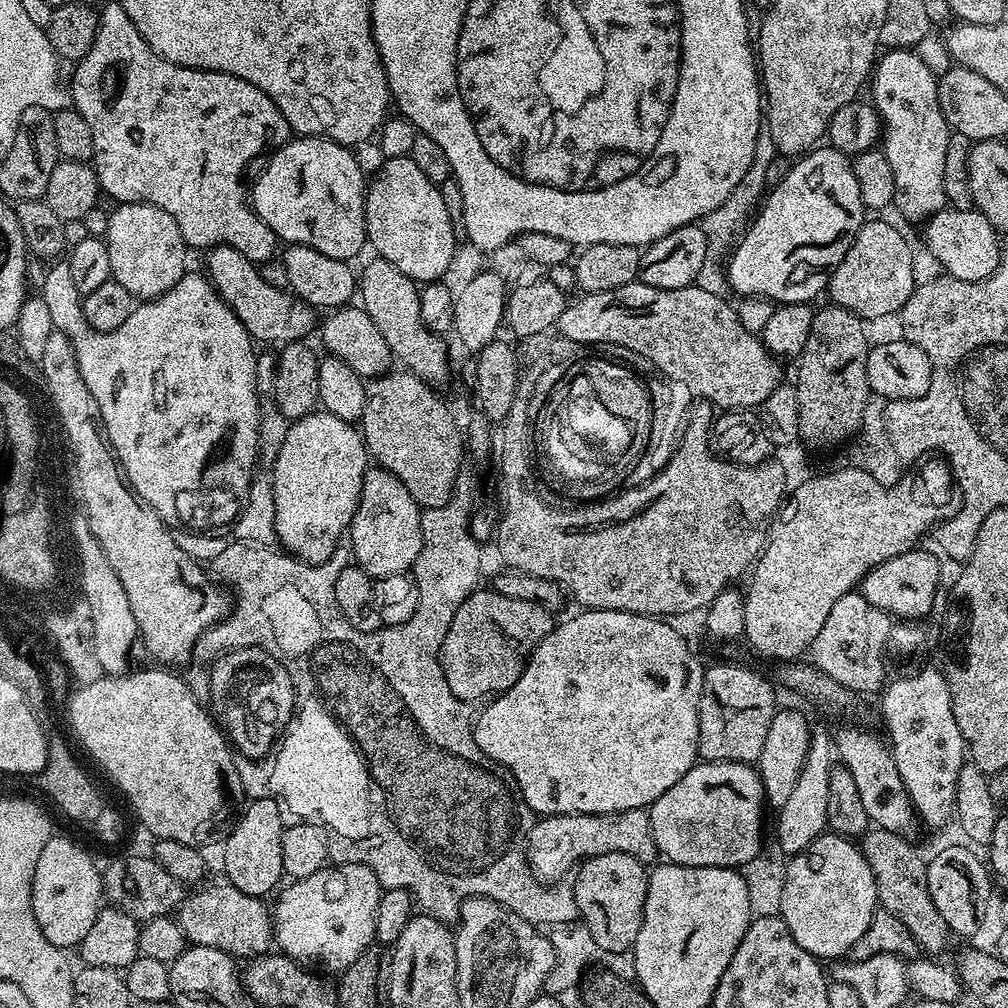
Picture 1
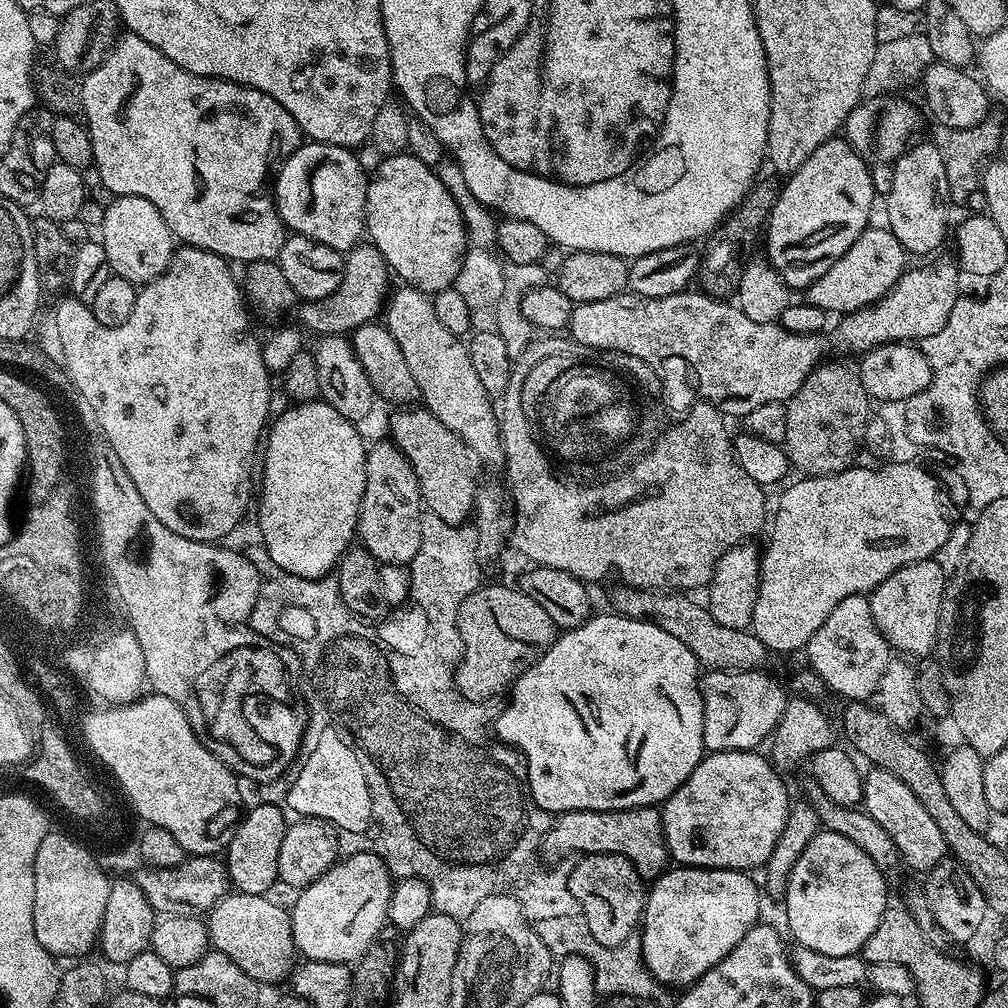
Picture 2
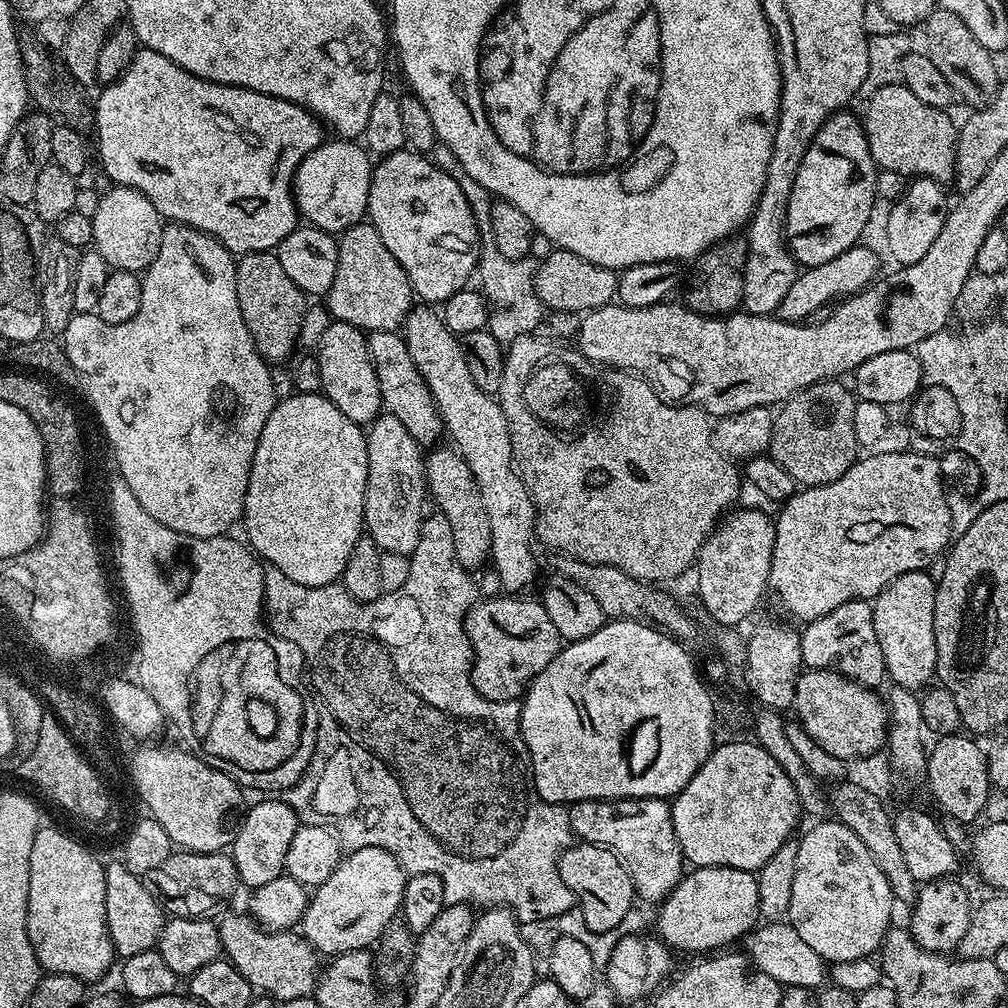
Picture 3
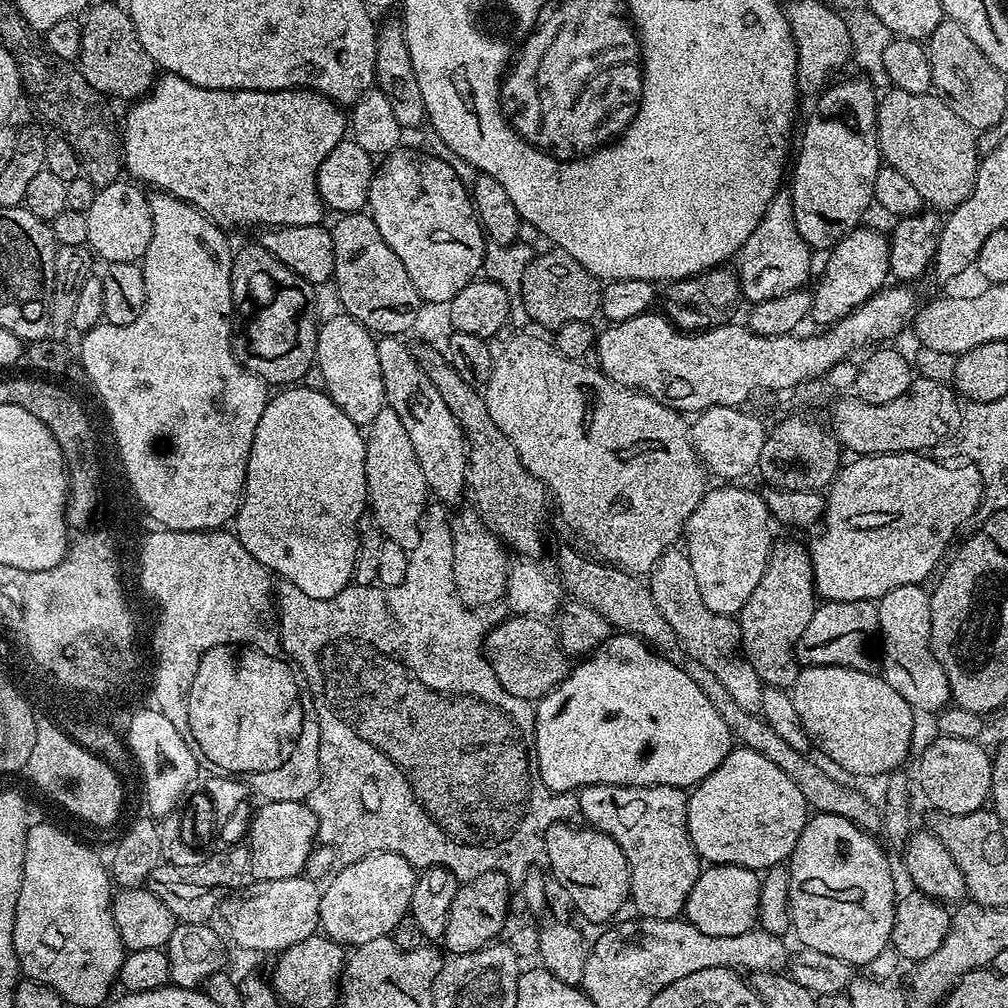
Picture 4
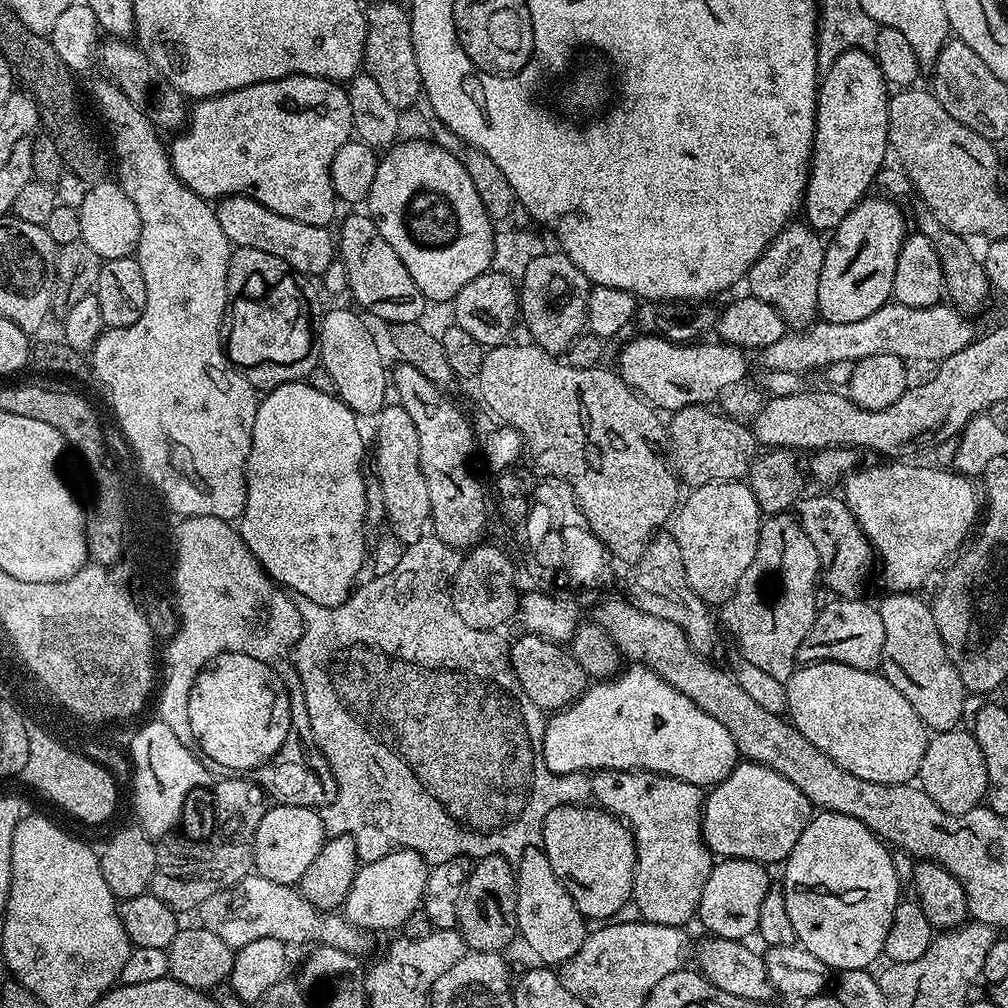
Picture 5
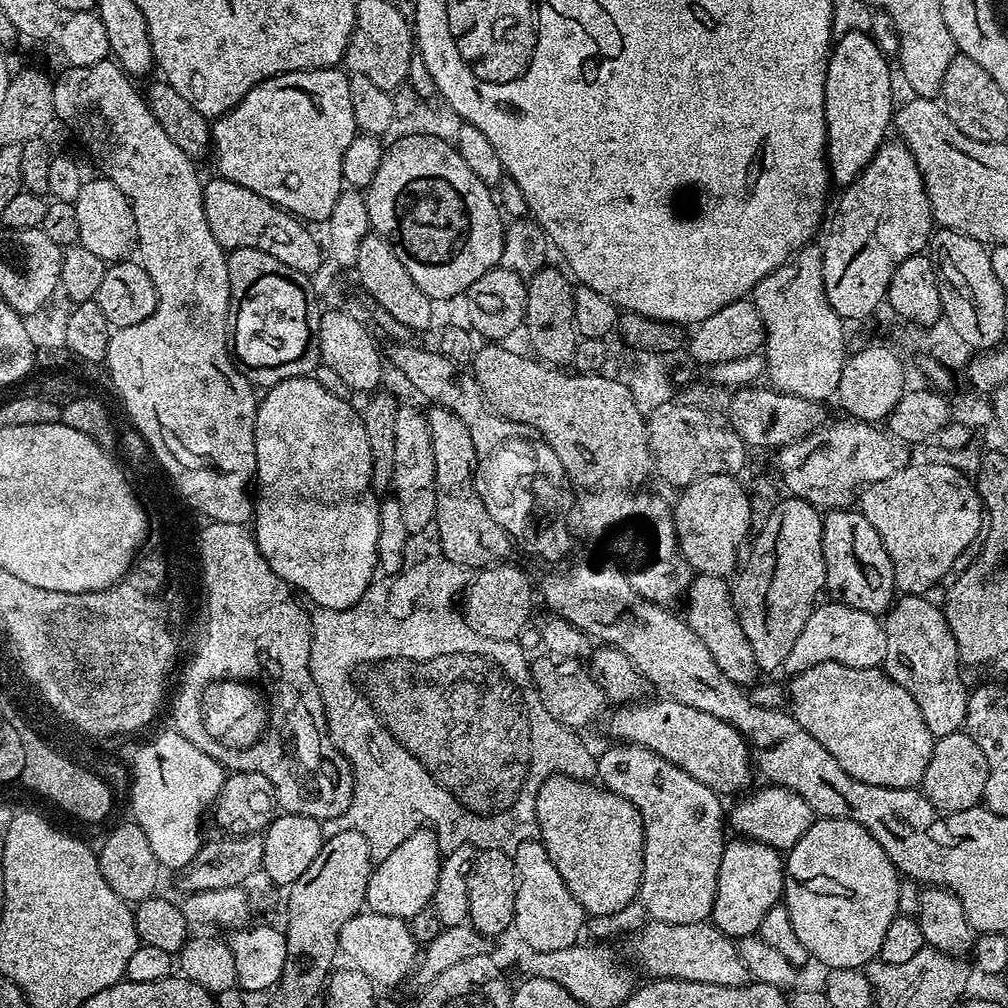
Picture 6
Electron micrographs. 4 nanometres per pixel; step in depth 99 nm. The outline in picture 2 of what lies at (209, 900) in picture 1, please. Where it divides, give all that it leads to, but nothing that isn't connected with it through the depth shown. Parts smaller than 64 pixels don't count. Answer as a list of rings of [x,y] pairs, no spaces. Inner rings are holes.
[[[229,891],[206,913],[208,939],[217,952],[226,954],[234,966],[246,970],[257,985],[287,981],[297,963],[298,953],[292,937],[292,918],[287,907],[271,904],[267,895]]]

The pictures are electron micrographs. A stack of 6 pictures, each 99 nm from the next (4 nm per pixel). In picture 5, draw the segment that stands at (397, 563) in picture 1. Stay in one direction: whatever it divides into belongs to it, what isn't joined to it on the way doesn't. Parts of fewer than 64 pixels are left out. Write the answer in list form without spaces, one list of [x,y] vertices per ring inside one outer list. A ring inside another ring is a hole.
[[[398,402],[385,403],[384,407],[376,413],[374,423],[376,423],[376,468],[374,468],[374,474],[382,482],[382,498],[386,498],[387,523],[390,525],[392,535],[397,536],[401,544],[407,546],[418,542],[418,538],[426,535],[426,529],[432,518],[430,493],[426,491],[426,478],[420,465],[418,430],[414,430],[414,421],[410,419],[410,414],[406,414],[406,410]]]

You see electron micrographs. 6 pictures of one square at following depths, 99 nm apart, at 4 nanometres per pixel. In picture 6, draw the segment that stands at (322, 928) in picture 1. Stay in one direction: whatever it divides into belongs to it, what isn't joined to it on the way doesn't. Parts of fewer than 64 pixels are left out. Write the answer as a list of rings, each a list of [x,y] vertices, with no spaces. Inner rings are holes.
[[[425,826],[410,834],[402,846],[391,852],[390,858],[379,861],[372,869],[372,877],[366,890],[366,904],[371,911],[393,916],[407,922],[418,910],[429,907],[438,886],[438,874],[442,853],[436,833]]]

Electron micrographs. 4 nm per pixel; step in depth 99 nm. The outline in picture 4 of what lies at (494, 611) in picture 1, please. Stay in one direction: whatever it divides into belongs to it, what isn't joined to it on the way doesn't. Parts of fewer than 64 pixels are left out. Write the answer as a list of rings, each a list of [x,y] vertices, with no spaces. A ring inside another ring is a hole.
[[[509,615],[502,626],[489,631],[486,644],[490,649],[490,663],[498,682],[506,694],[514,694],[514,698],[538,702],[568,677],[569,657],[560,649],[560,637],[547,619]]]

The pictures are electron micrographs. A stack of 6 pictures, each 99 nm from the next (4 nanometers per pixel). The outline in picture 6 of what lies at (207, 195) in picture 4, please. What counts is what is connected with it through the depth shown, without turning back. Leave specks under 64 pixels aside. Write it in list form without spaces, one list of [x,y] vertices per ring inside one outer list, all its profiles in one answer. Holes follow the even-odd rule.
[[[339,67],[307,68],[301,72],[282,72],[278,76],[271,76],[262,82],[258,82],[258,86],[254,86],[254,90],[250,90],[246,94],[246,98],[239,100],[229,112],[215,117],[211,121],[211,125],[211,151],[214,156],[216,152],[215,175],[219,179],[229,180],[238,186],[246,186],[246,190],[254,190],[254,194],[266,198],[272,204],[277,204],[279,208],[283,208],[284,211],[292,213],[293,216],[305,222],[313,222],[312,220],[328,221],[330,210],[334,210],[340,193],[345,191],[346,188],[344,175],[342,174],[342,158],[346,155],[346,146],[350,146],[350,142],[358,134],[354,122],[354,105],[350,103],[350,76],[347,71],[341,70]]]

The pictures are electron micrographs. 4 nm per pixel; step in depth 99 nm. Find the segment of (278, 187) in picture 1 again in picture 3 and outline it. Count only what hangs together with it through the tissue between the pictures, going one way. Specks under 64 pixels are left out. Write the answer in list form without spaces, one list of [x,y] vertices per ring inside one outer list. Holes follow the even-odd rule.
[[[332,138],[318,147],[298,166],[292,180],[292,194],[296,197],[296,210],[313,228],[339,234],[350,226],[361,223],[368,211],[368,195],[372,181],[373,161],[359,143],[343,138]]]

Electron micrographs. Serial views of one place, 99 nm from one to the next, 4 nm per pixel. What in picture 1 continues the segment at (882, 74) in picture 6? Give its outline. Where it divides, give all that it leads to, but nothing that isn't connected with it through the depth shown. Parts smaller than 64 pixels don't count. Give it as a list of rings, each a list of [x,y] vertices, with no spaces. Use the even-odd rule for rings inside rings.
[[[817,146],[793,163],[782,182],[771,185],[758,211],[735,241],[726,260],[728,284],[740,298],[767,298],[777,305],[807,304],[828,287],[832,271],[842,262],[846,250],[864,225],[866,207],[855,177],[853,161],[837,148]]]

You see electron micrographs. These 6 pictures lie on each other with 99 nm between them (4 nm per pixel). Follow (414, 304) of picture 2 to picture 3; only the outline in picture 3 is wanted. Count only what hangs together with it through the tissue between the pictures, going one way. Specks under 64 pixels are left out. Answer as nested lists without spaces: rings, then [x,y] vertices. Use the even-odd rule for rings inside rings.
[[[428,306],[413,307],[404,319],[402,335],[418,374],[422,374],[426,386],[430,386],[445,433],[452,435],[451,443],[470,466],[470,474],[474,474],[474,483],[482,494],[482,506],[486,506],[490,518],[491,567],[498,572],[505,593],[527,593],[527,588],[536,580],[536,556],[532,553],[536,508],[512,459],[508,423],[500,401],[474,386],[459,339],[445,326],[439,311]]]

